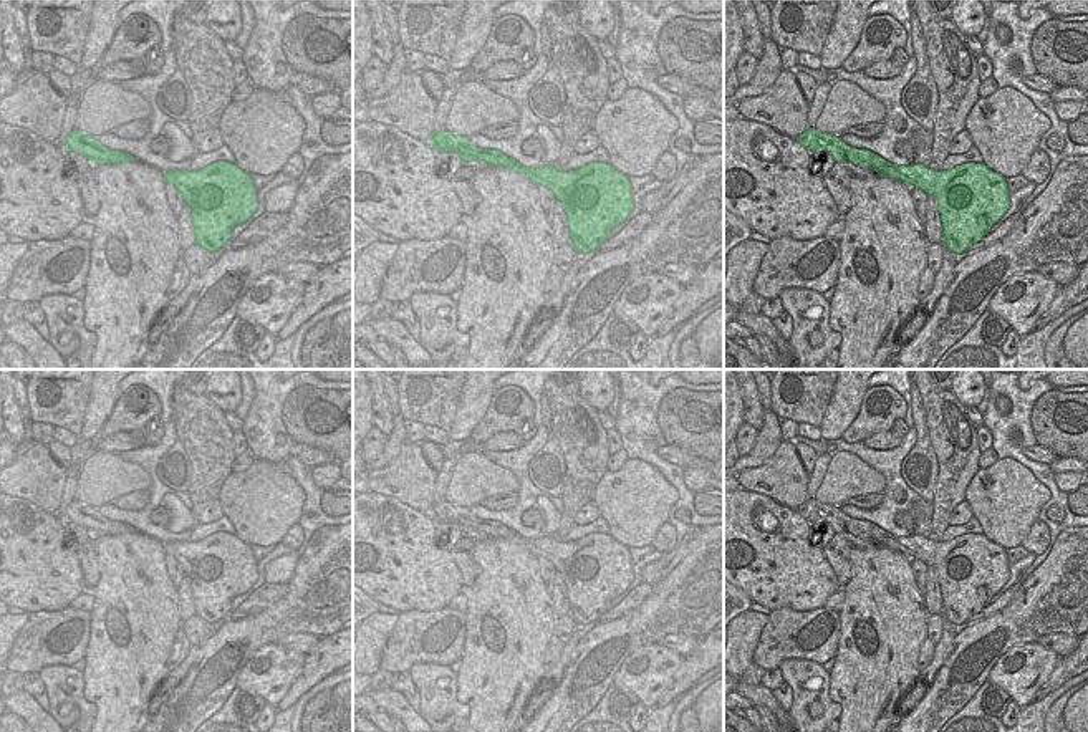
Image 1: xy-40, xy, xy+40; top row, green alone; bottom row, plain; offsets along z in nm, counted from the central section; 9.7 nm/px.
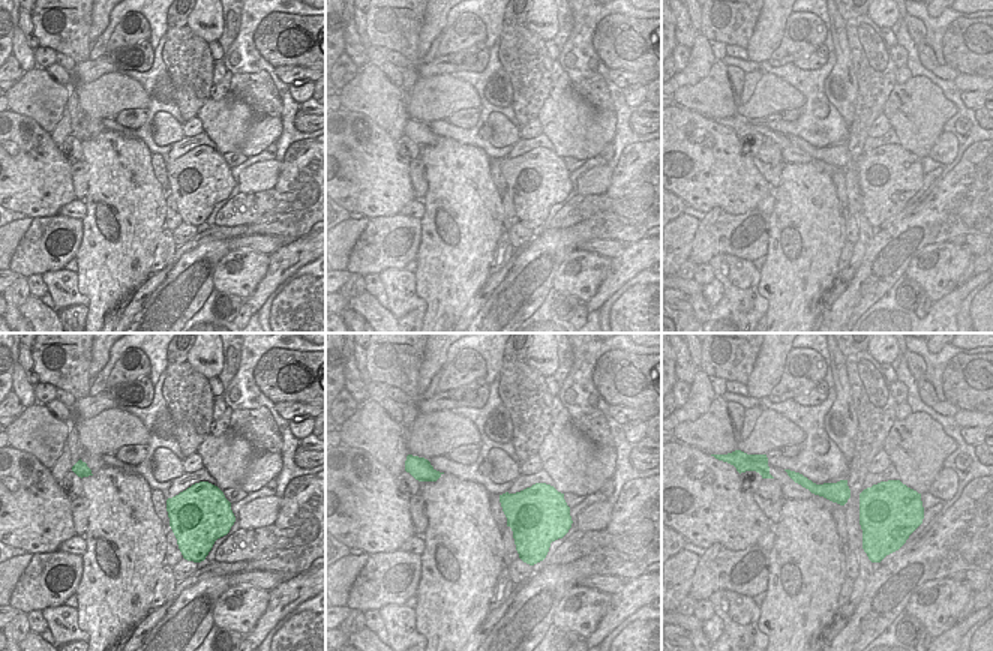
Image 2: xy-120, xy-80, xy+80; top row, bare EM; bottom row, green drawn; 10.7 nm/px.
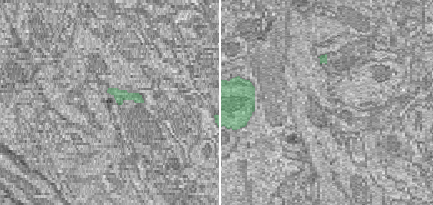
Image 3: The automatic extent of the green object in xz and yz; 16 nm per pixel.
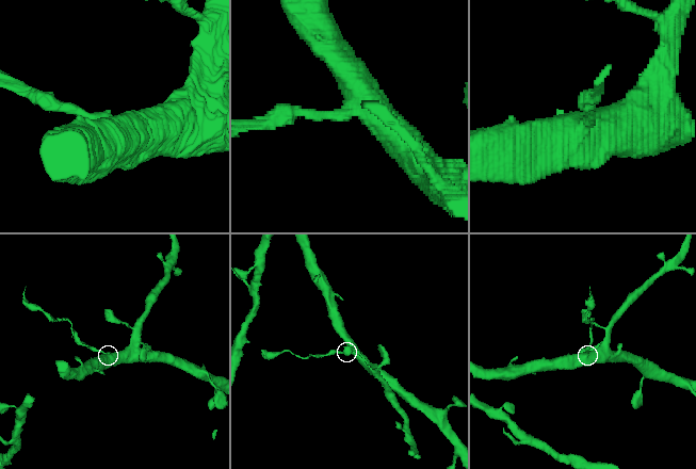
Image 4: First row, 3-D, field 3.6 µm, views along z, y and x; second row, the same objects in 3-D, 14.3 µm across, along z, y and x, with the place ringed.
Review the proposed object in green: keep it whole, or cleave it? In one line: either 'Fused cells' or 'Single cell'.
Fused cells

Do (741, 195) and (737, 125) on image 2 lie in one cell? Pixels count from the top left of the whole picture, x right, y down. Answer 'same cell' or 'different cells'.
different cells

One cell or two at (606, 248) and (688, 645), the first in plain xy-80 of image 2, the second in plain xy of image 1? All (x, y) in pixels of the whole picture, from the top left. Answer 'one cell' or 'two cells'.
one cell

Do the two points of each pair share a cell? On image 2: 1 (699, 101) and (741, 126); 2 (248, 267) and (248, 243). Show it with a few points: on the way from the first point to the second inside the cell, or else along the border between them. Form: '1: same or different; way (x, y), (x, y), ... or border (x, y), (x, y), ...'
1: different; border (762, 117), (732, 114), (711, 119)
2: different; border (231, 249), (252, 249), (269, 255)

